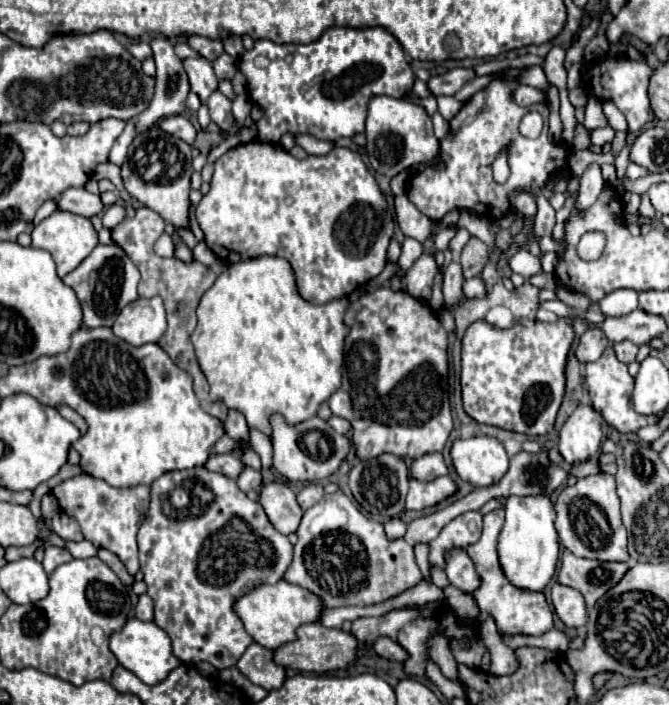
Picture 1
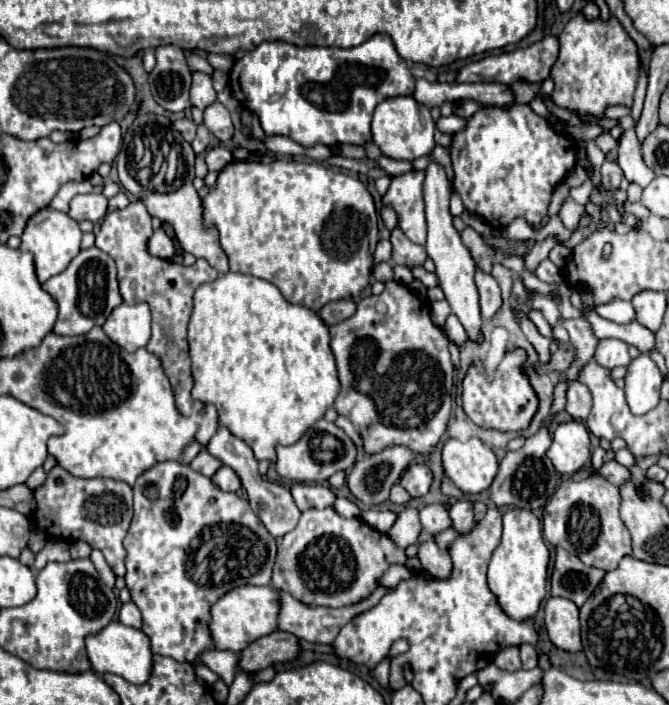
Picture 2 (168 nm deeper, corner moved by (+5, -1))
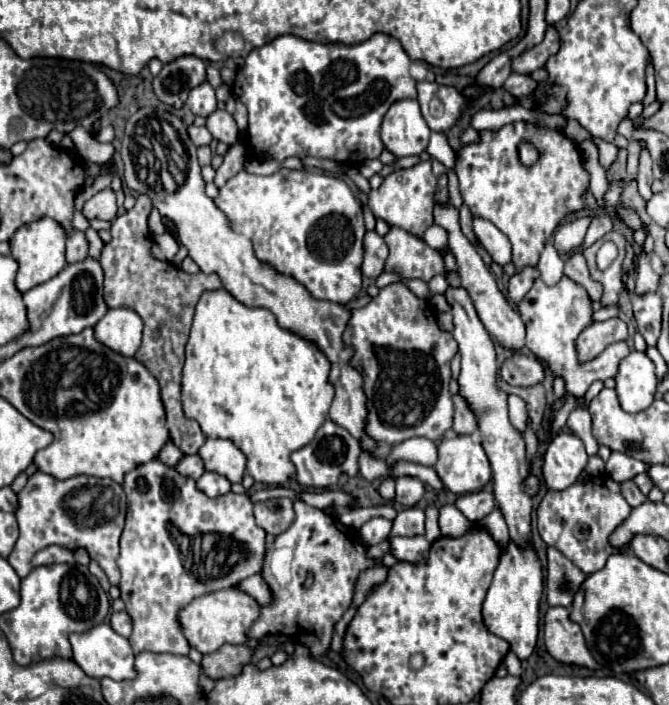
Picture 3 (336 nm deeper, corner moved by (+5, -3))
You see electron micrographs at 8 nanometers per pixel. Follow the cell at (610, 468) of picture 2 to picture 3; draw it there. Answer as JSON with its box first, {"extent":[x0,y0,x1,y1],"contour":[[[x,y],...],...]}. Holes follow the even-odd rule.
{"extent":[621,479,647,507],"contour":[[[631,479],[621,483],[621,493],[623,493],[623,497],[629,501],[631,507],[637,507],[639,503],[643,503],[643,501],[647,499],[647,497],[643,497],[643,493],[639,491],[639,487],[637,487]]]}

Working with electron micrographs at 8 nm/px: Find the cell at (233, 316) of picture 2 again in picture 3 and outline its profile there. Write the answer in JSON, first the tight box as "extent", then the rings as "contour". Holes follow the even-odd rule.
{"extent":[183,287,335,485],"contour":[[[225,287],[205,291],[197,303],[191,335],[185,349],[183,411],[201,425],[207,437],[231,439],[247,455],[247,473],[265,485],[281,485],[293,475],[289,455],[305,447],[327,419],[335,397],[329,381],[331,363],[309,339],[279,327],[275,315],[265,307],[249,307],[237,301]]]}

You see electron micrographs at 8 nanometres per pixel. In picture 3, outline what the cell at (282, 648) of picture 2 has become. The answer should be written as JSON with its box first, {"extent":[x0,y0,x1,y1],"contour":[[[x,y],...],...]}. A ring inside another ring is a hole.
{"extent":[201,645,253,679],"contour":[[[223,645],[219,651],[203,657],[201,667],[211,679],[237,677],[253,659],[253,649],[247,645]]]}

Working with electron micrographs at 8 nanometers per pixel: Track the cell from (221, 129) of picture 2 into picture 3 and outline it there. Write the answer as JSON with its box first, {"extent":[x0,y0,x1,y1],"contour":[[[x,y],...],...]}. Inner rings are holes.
{"extent":[207,109,239,145],"contour":[[[221,109],[213,111],[207,117],[207,129],[217,141],[223,141],[225,145],[235,145],[237,139],[239,139],[235,119],[227,111],[221,111]]]}

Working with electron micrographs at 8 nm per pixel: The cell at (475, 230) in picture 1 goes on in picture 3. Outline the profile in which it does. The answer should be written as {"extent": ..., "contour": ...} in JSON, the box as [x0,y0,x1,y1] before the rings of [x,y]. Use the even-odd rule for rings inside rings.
{"extent":[427,131,455,169],"contour":[[[433,131],[431,133],[431,141],[429,141],[429,147],[427,147],[427,153],[441,161],[447,169],[453,169],[455,167],[455,153],[447,141],[447,133],[437,133]]]}

